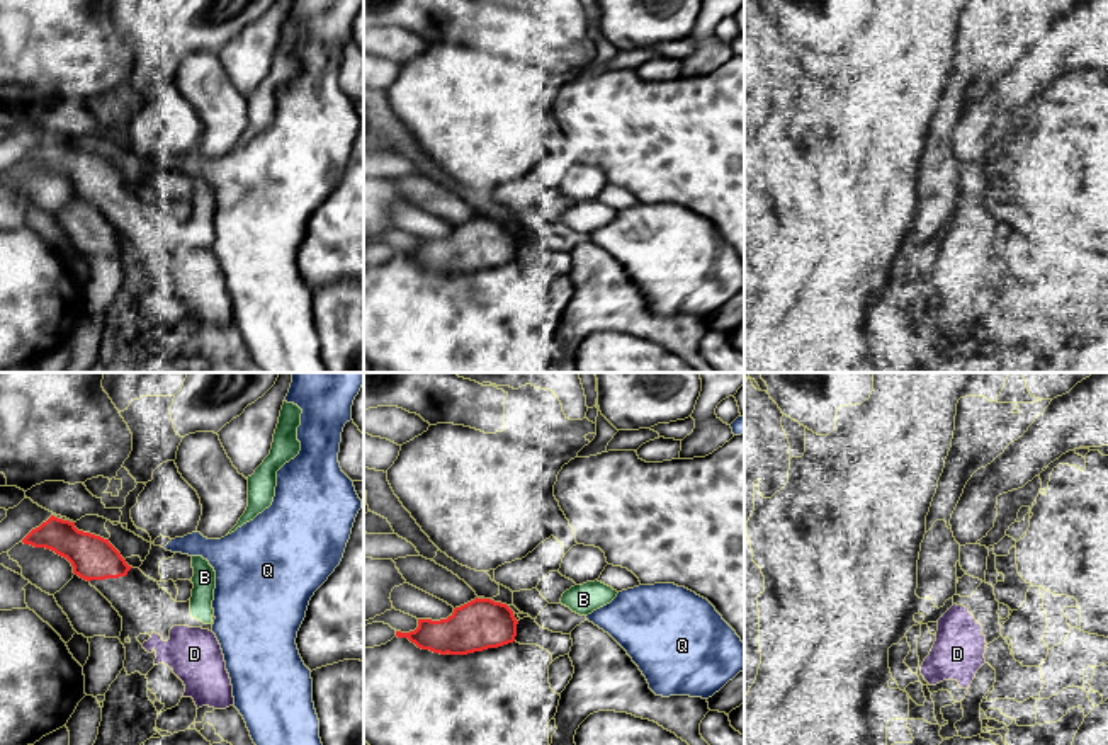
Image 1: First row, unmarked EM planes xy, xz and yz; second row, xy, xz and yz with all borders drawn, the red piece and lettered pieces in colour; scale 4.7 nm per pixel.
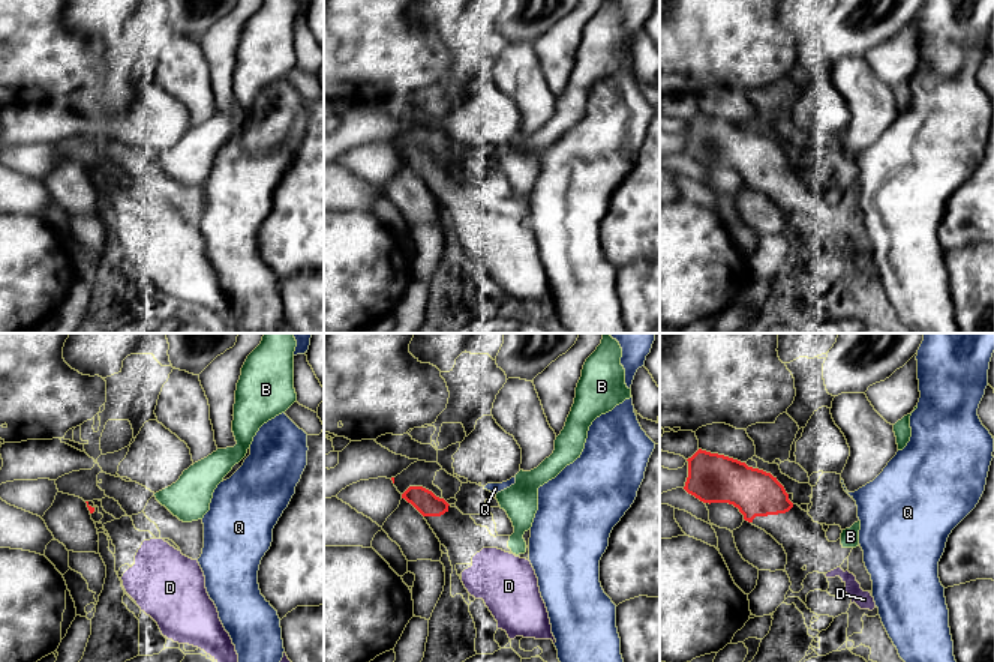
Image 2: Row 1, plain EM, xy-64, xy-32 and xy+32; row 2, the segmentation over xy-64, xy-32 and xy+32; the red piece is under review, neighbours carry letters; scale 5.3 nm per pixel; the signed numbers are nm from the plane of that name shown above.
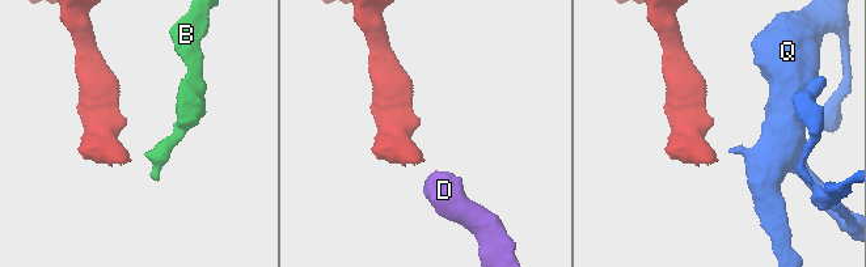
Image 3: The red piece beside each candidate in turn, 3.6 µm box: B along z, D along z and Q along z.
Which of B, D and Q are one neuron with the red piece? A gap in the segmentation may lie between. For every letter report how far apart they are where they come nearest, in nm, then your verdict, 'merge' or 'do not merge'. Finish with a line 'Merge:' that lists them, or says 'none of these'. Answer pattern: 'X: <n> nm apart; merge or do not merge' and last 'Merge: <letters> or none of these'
B: 220 nm apart; do not merge
D: 300 nm apart; merge
Q: 180 nm apart; do not merge
Merge: D

